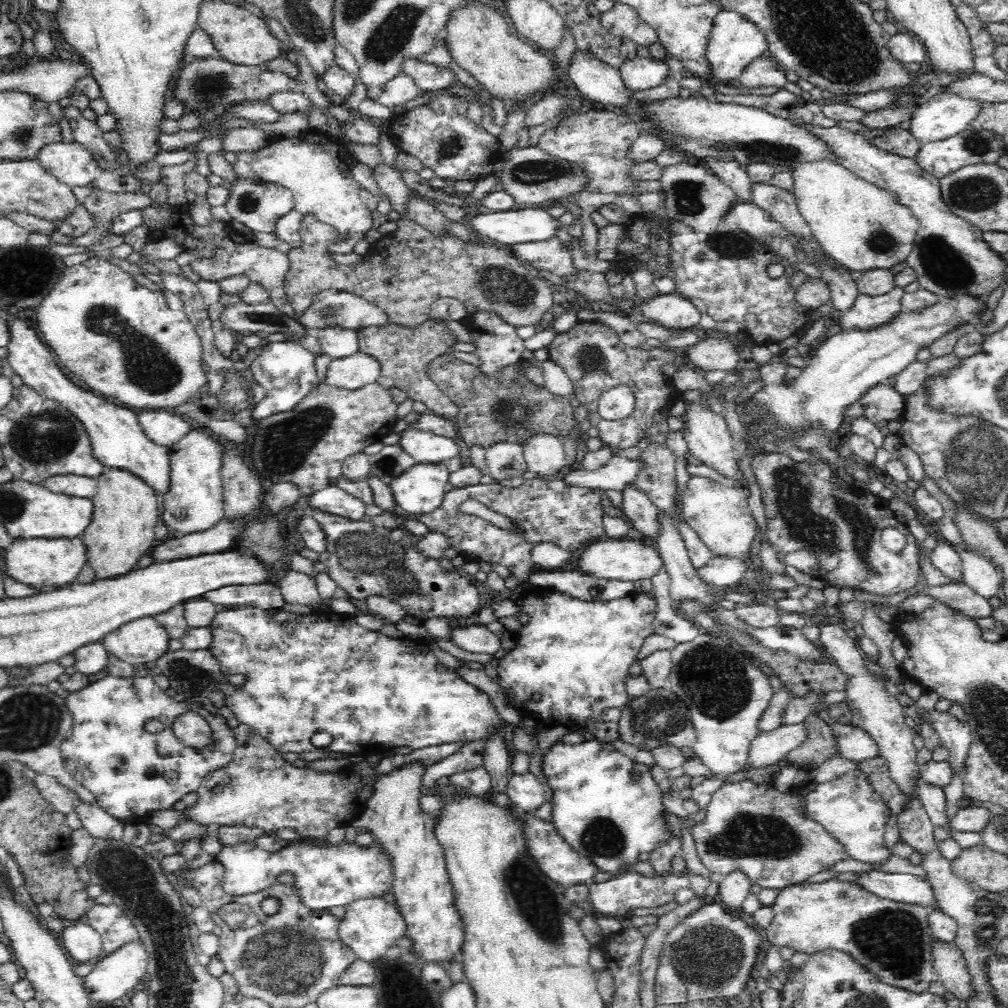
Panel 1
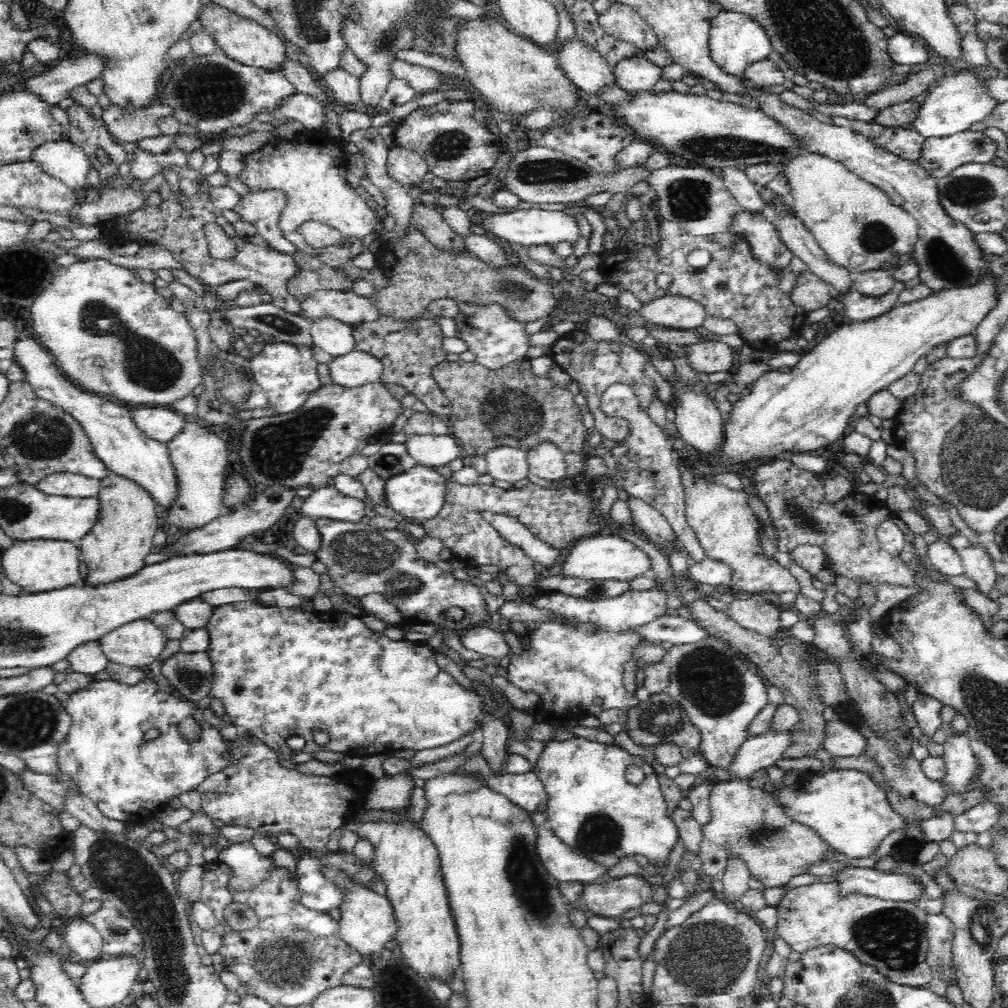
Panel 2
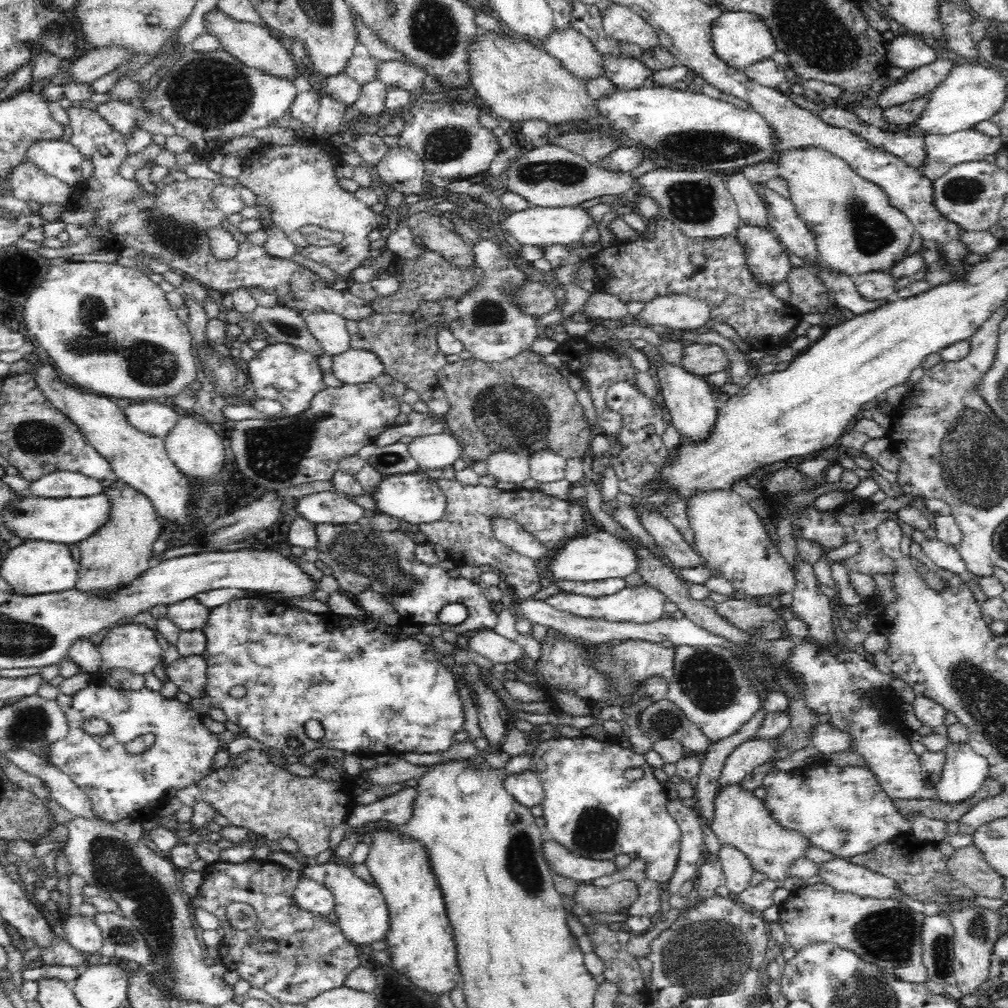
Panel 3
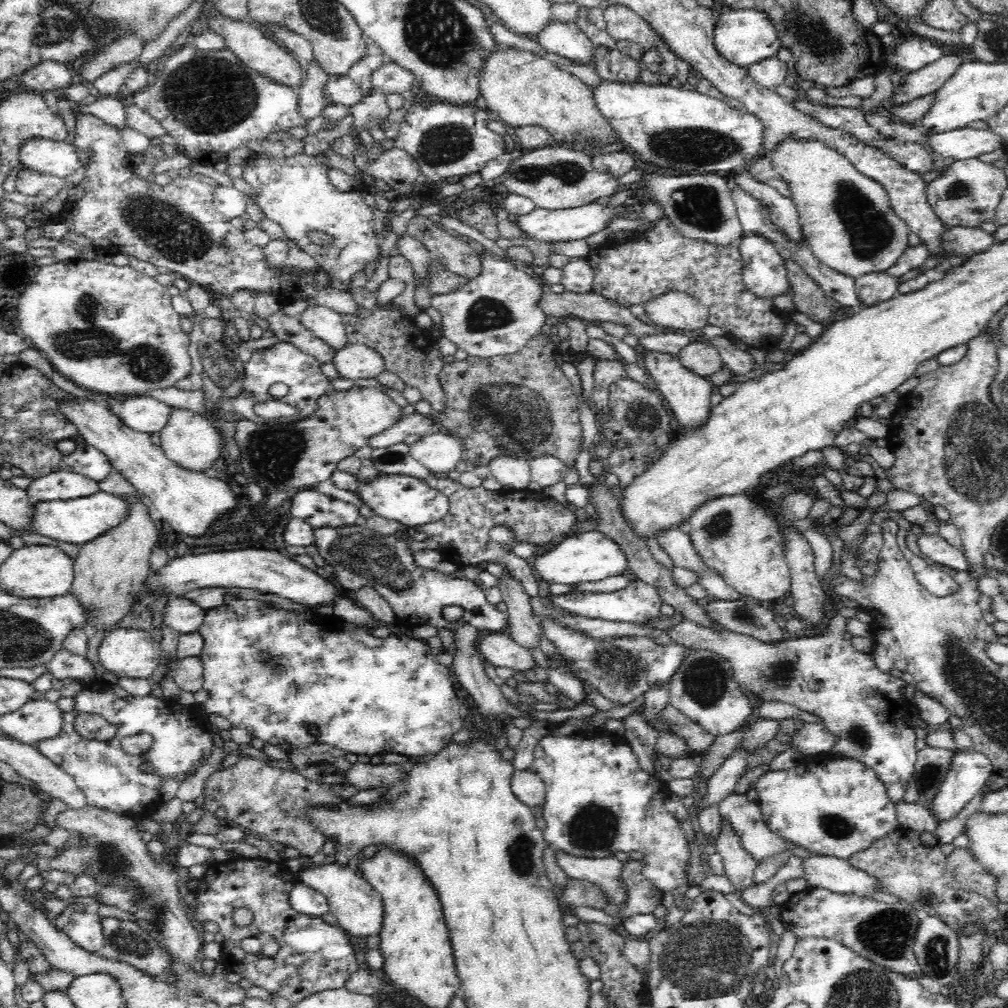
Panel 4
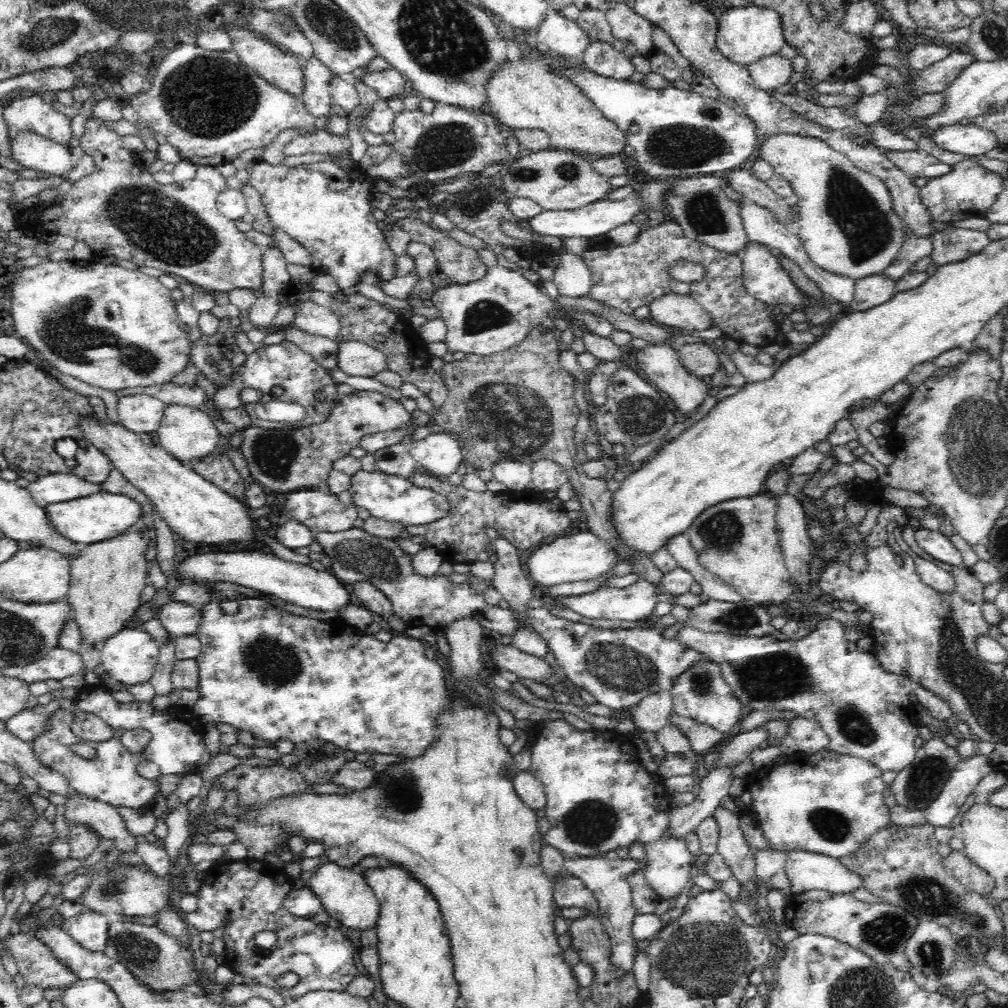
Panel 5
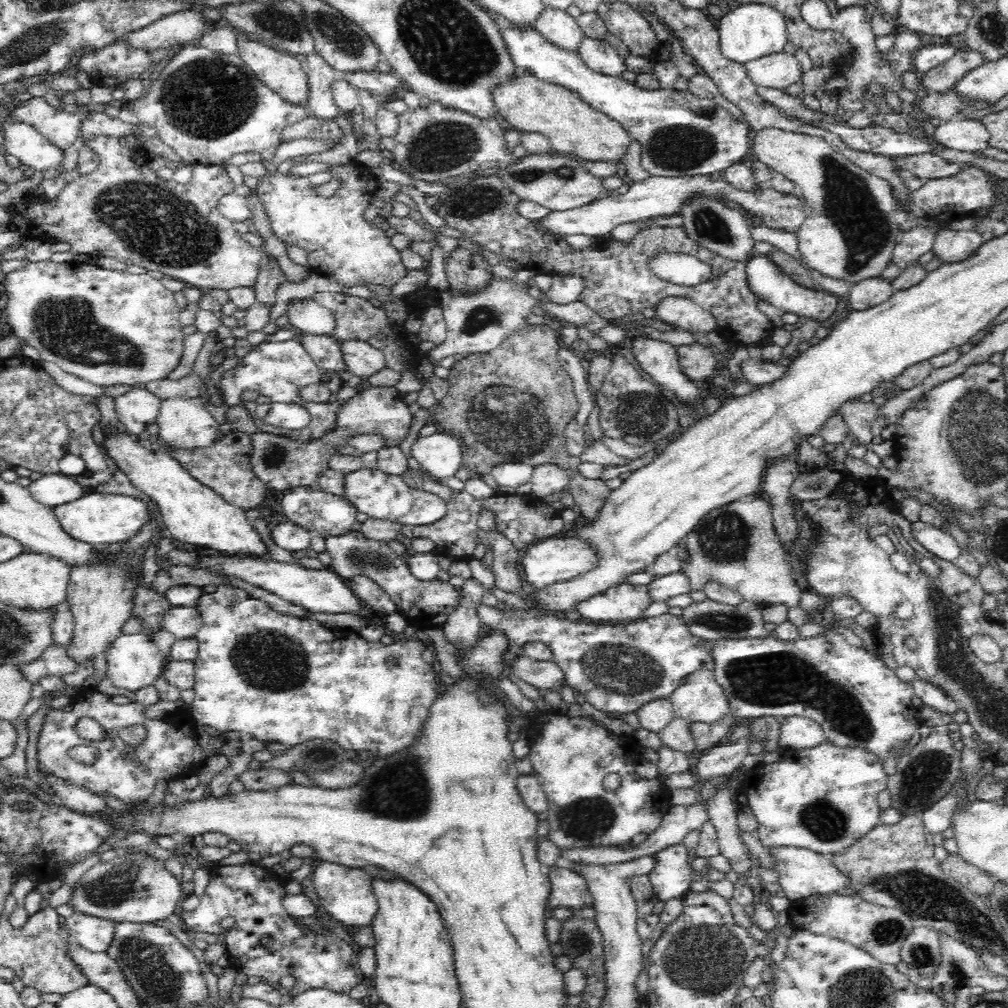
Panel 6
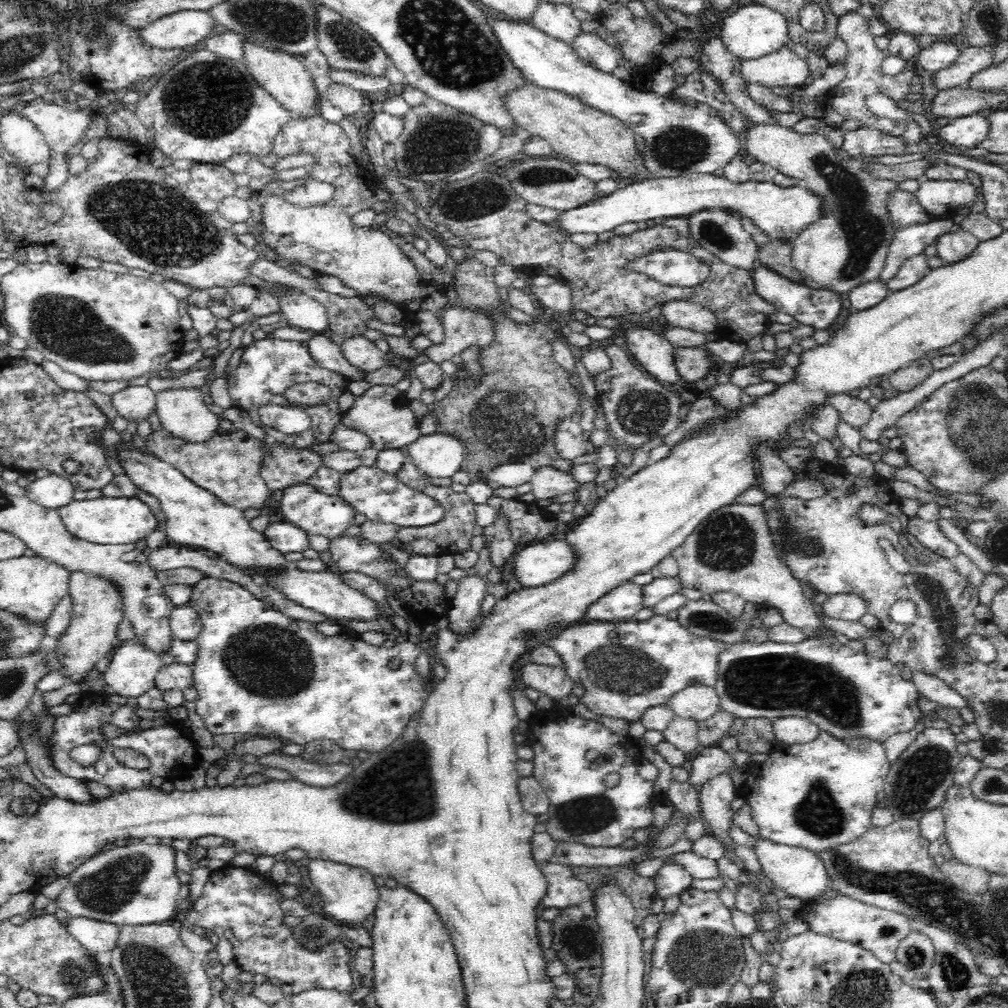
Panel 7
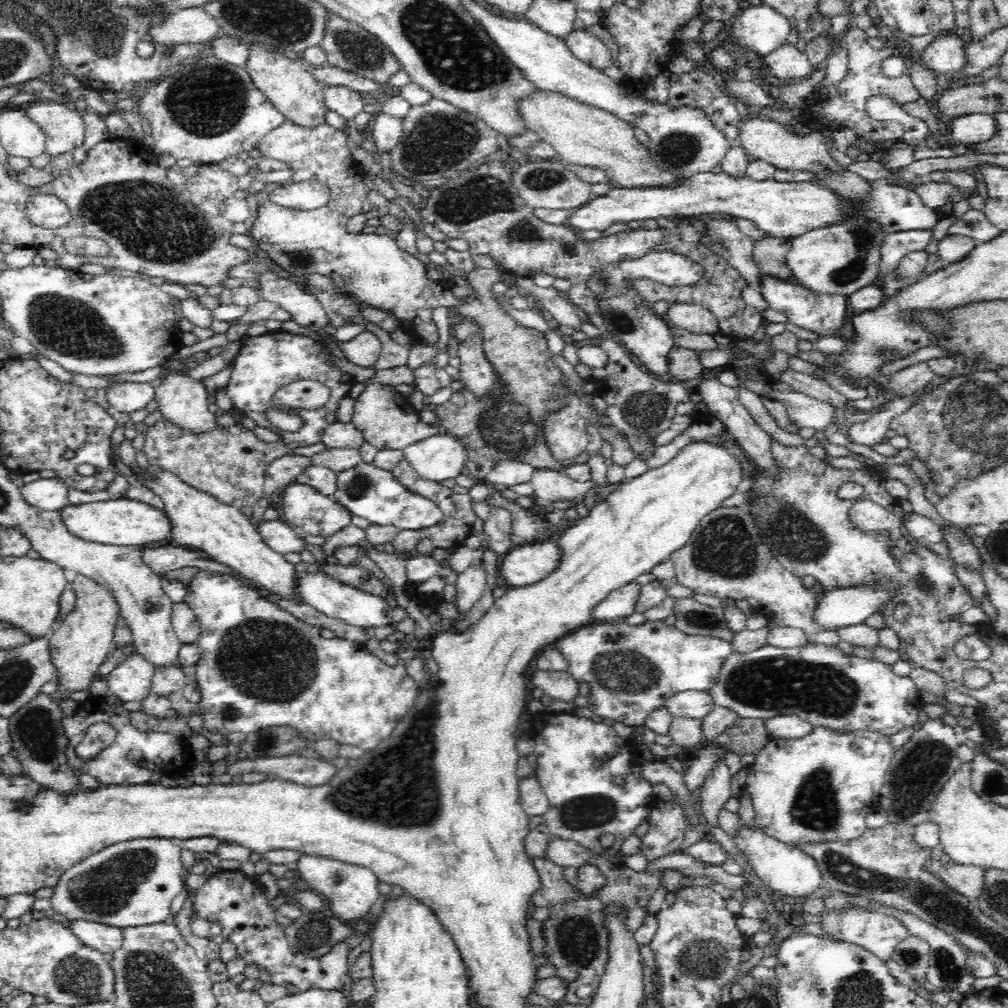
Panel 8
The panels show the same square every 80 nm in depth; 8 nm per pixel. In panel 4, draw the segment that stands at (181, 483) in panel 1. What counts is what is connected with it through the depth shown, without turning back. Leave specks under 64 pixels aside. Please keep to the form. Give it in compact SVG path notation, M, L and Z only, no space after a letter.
M171 407L168 420L158 433L160 446L166 456L184 469L202 471L212 463L216 463L223 447L224 438L220 436L214 422L199 412L186 408Z

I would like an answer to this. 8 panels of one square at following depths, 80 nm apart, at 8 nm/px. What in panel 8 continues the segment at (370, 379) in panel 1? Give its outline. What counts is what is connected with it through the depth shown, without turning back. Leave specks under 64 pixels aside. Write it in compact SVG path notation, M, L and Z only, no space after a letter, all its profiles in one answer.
M368 329L353 340L338 345L348 361L363 367L373 367L382 352L382 342Z

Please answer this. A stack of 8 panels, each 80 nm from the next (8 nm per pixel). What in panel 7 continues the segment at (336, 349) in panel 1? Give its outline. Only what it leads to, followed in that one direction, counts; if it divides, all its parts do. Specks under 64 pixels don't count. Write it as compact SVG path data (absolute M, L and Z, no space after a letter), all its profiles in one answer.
M274 284L274 288L270 288L270 293L278 298L283 317L290 326L300 330L310 330L314 334L329 334L327 310L314 297L300 293L298 288L286 284L282 286Z

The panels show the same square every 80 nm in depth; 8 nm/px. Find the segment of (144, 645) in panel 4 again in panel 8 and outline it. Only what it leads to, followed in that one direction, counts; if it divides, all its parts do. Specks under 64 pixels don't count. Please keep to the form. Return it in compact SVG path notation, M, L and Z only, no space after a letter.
M141 654L124 660L116 670L108 674L109 693L122 702L142 702L151 694L154 667Z

